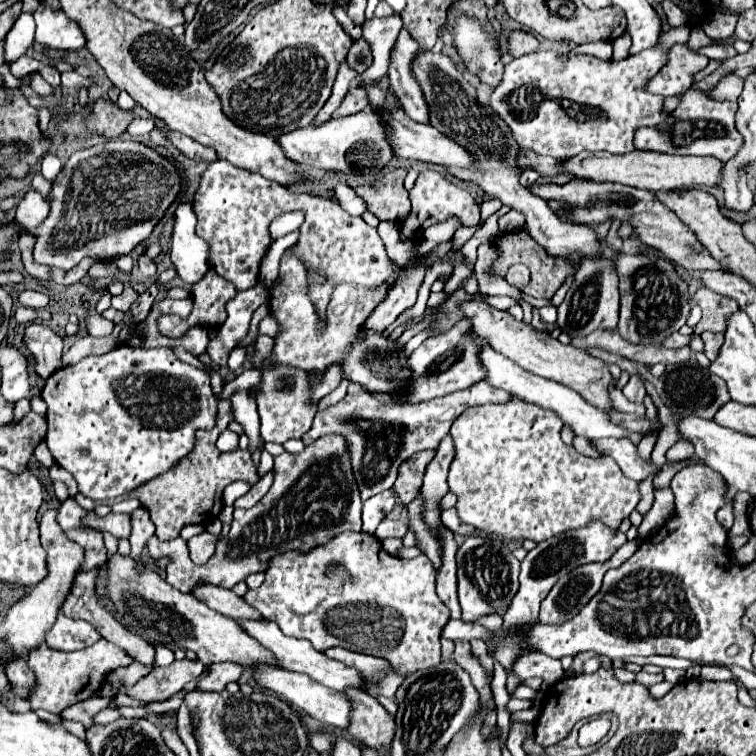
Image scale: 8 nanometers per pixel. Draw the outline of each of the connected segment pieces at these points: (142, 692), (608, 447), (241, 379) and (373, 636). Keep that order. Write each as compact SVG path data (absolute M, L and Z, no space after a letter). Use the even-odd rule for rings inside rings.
M174 661L168 667L154 667L144 679L140 679L128 695L140 701L166 701L174 693L178 693L188 681L194 681L204 671L204 663L200 661Z
M598 439L592 441L592 445L596 445L602 455L612 457L622 473L634 481L644 481L646 477L656 477L660 473L660 467L638 455L638 449L630 439Z
M244 369L236 379L228 381L228 383L224 385L224 391L218 395L218 399L220 399L220 397L222 397L222 399L228 399L234 389L250 389L250 387L254 387L254 385L260 381L260 371L262 371L262 369Z
M340 533L328 543L312 551L286 551L268 561L266 579L258 589L244 595L244 601L256 607L264 619L274 621L284 635L308 639L318 651L328 647L348 647L350 651L386 659L398 675L412 675L420 669L436 667L440 663L440 635L448 623L448 607L436 595L436 571L426 555L414 559L398 559L388 555L376 535L368 533ZM328 565L342 565L342 569L328 571Z

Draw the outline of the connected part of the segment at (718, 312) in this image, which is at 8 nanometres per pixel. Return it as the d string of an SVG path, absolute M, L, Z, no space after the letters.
M702 287L694 295L694 305L700 305L704 315L698 323L698 333L702 331L724 331L724 315L730 315L732 311L738 311L738 305L734 299L728 299L720 293L714 293L706 287Z

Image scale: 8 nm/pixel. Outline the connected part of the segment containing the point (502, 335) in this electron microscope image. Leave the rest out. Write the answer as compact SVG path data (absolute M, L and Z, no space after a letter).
M470 299L470 303L462 303L462 311L474 323L474 331L480 337L488 339L494 351L506 355L508 359L512 359L520 367L532 371L534 375L548 377L548 379L558 381L566 387L572 387L588 403L600 407L602 411L614 409L612 399L608 395L608 387L612 385L612 375L610 375L610 369L604 361L590 357L586 351L582 351L574 345L562 345L558 339L552 339L550 335L538 333L534 327L524 325L522 321L516 323L516 319L512 319L506 311L498 311L484 301Z

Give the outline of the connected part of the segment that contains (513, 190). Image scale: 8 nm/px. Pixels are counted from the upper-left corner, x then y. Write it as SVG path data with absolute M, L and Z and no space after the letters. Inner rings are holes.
M432 51L416 53L412 61L412 75L418 81L424 99L428 103L430 125L434 125L454 143L460 143L476 161L472 167L460 167L460 169L448 167L446 171L452 177L462 181L472 181L478 187L482 187L488 195L496 195L504 205L522 211L526 215L526 227L532 239L536 239L550 255L562 257L580 251L584 257L590 257L600 249L602 253L612 257L612 251L608 251L608 247L604 249L604 241L598 241L592 229L584 225L560 223L560 219L552 215L544 199L532 195L524 185L520 185L520 175L522 175L522 169L518 165L520 145L514 141L510 127L500 119L500 115L496 115L490 105L482 105L476 99L474 85L466 81L462 71L450 61L448 55L432 53Z

